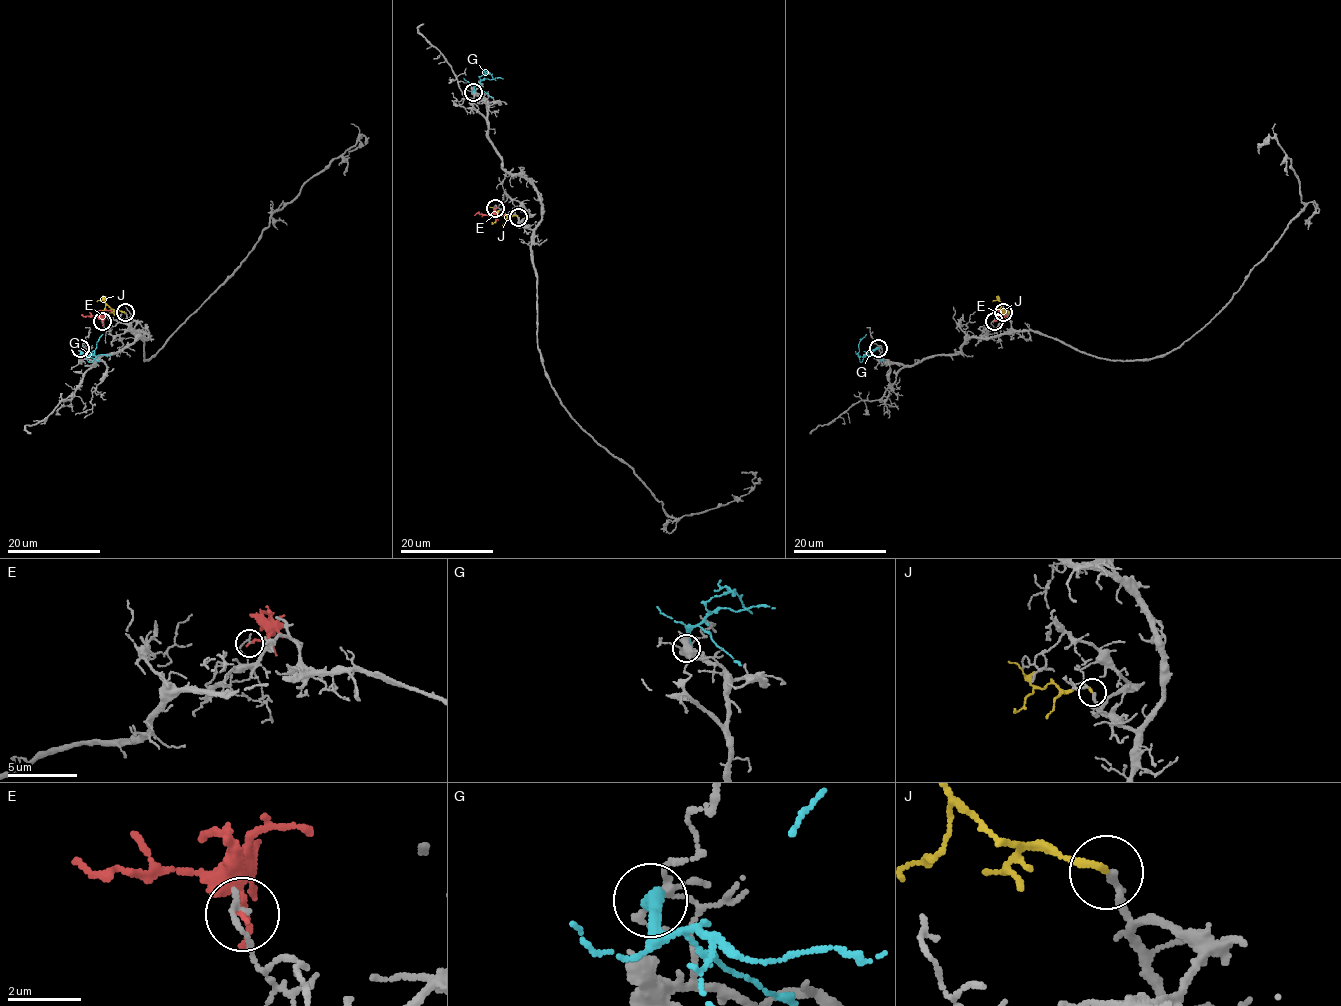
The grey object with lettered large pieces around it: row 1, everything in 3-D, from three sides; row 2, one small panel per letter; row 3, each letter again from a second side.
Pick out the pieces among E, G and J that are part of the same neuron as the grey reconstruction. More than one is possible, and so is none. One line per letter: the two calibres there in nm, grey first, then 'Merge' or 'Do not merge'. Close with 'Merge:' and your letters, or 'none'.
E: Thickness 120 nm (grey) against 160 nm. Do not merge
G: Thickness 140 nm (grey) against 420 nm. Do not merge
J: Thickness 180 nm (grey) against 190 nm. Merge
Merge: J

